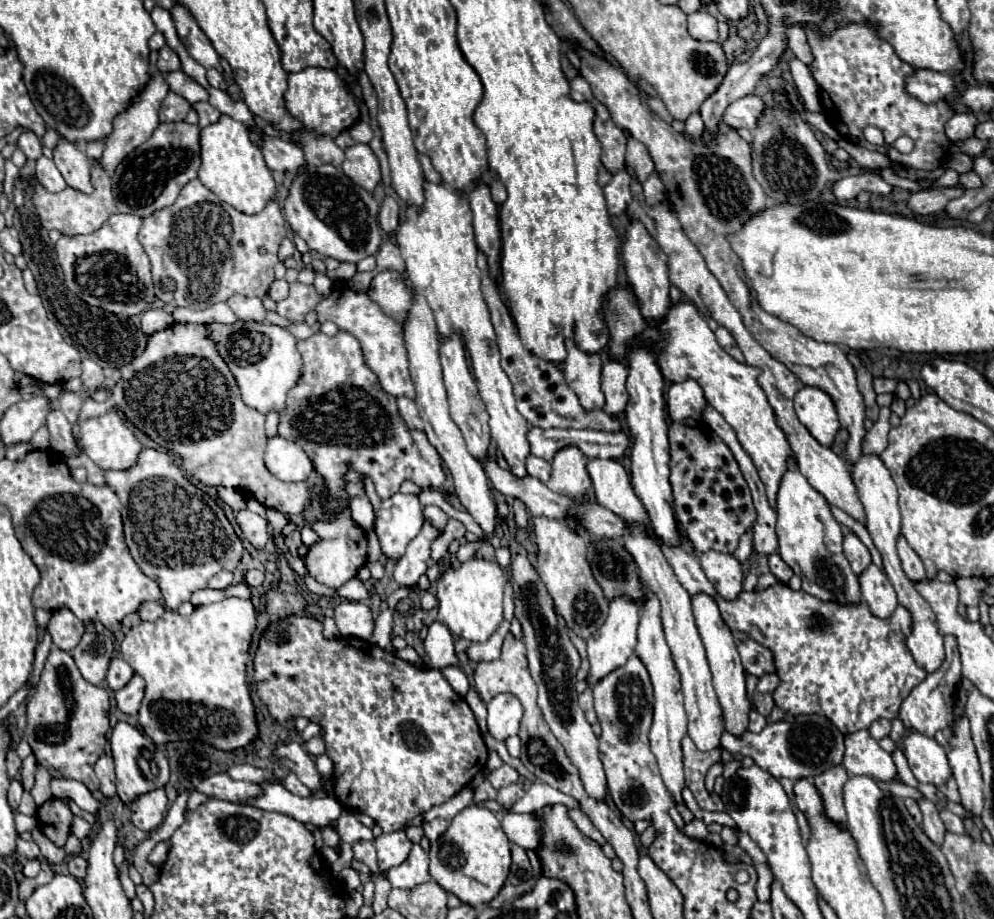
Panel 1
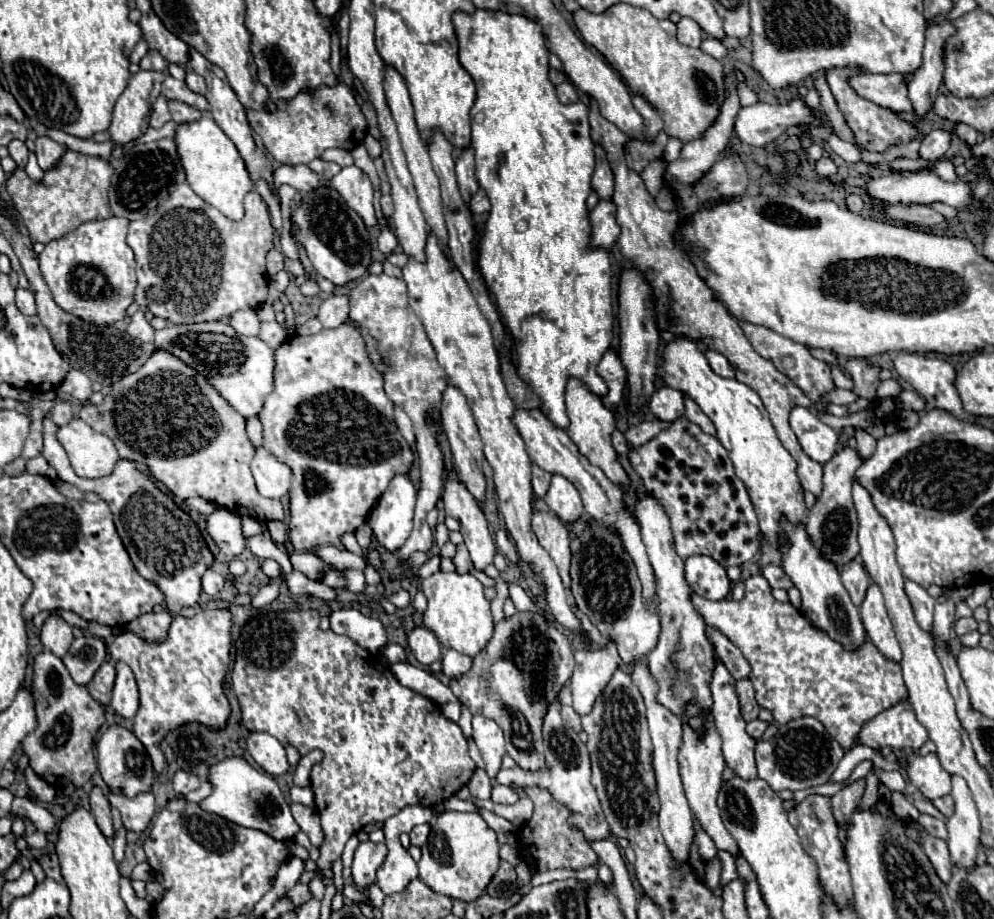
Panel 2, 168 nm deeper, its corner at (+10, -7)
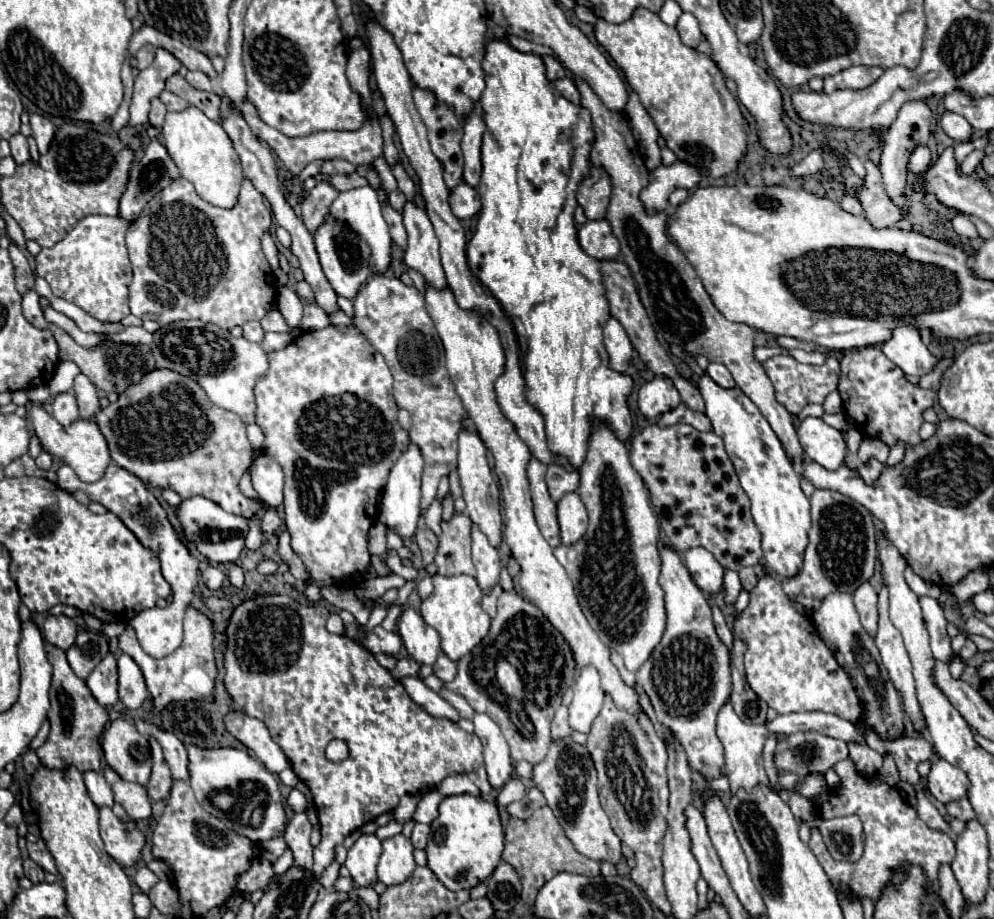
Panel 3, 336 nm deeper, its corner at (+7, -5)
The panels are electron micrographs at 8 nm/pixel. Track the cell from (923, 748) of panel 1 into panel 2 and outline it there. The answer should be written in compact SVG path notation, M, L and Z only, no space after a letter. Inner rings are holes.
M909 752L905 756L905 770L909 782L921 790L921 794L929 800L941 798L951 792L951 774L943 770L939 758L935 754L917 754Z

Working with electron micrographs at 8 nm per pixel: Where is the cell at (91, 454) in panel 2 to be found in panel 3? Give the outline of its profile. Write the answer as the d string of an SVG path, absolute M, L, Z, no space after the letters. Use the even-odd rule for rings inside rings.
M42 406L30 408L30 420L34 424L34 432L40 440L42 450L46 450L50 456L54 456L58 460L64 460L64 464L68 464L82 482L96 482L104 476L104 470L110 464L110 452L108 452L102 432L94 420L76 420L74 424L64 428Z

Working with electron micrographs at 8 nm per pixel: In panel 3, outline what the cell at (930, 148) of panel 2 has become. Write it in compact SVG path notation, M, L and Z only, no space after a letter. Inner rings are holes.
M918 146L912 154L910 154L910 160L908 160L908 170L916 176L924 174L928 168L930 168L930 162L932 162L932 154L930 154L930 148L928 146Z

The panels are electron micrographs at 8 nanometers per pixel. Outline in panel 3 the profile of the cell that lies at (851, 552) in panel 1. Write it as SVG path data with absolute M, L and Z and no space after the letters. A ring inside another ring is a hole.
M870 582L862 584L854 592L854 604L856 604L856 610L860 614L860 620L862 620L864 630L874 638L876 636L876 624L878 624L878 610L876 610L878 594L870 586Z

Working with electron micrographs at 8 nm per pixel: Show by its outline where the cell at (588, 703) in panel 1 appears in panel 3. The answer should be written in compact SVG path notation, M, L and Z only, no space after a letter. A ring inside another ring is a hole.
M562 704L558 710L556 710L556 716L552 720L552 738L564 738L564 736L570 736L572 728L568 726L568 708Z

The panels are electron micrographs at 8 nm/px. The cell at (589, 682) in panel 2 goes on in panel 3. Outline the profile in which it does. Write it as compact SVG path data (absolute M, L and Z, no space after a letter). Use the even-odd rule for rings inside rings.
M592 666L582 668L572 688L574 688L574 698L572 704L568 706L570 712L568 724L572 730L588 734L592 720L598 716L604 702L604 692L600 688L600 678L596 668Z

